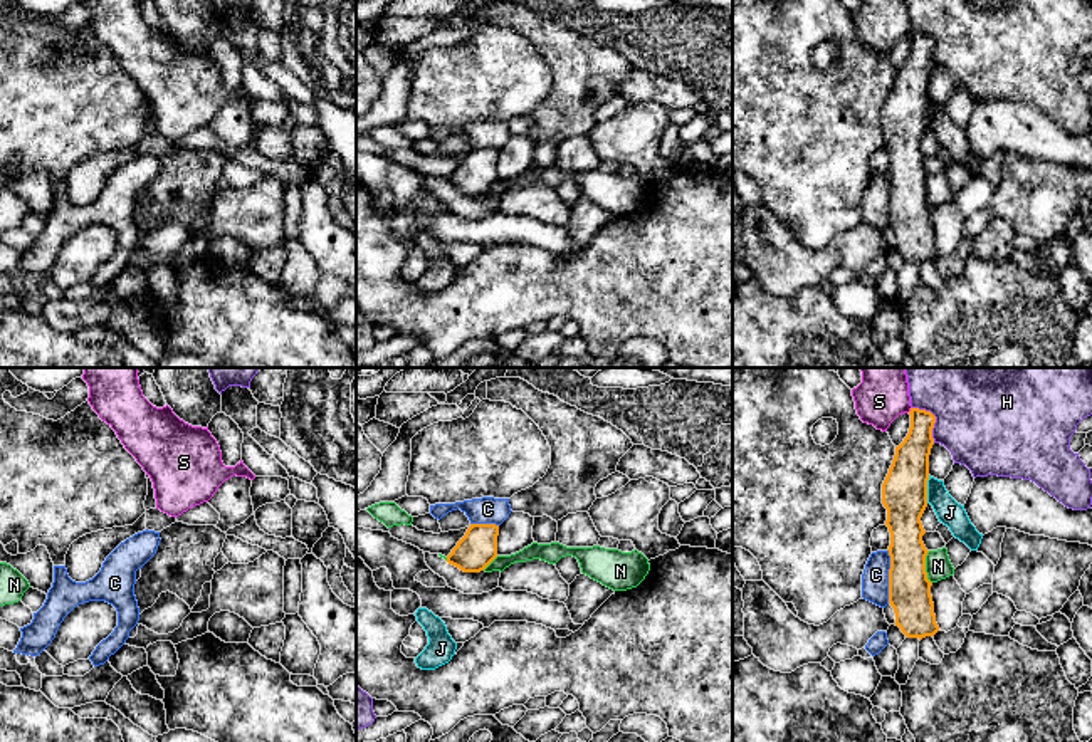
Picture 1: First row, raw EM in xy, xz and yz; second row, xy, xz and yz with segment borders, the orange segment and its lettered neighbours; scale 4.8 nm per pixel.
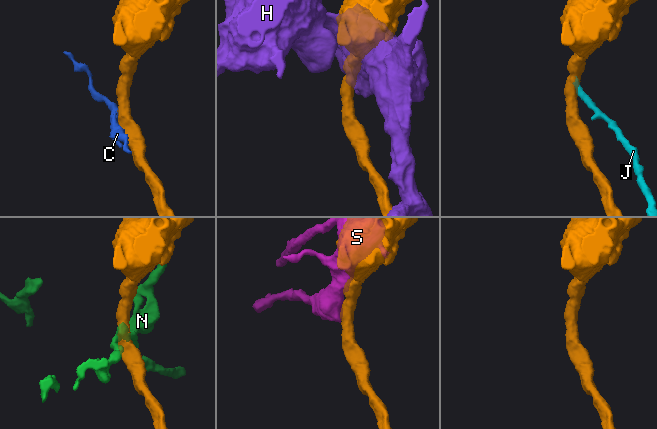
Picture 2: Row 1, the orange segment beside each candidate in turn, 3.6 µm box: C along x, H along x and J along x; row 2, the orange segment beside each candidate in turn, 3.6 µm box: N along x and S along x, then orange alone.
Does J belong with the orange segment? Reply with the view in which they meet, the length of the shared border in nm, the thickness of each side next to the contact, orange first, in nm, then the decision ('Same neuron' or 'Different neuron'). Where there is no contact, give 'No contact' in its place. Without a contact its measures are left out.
Touches orange in yz. Shared border 140 nm. Thickness 220 nm (orange) against 120 nm. Different neuron

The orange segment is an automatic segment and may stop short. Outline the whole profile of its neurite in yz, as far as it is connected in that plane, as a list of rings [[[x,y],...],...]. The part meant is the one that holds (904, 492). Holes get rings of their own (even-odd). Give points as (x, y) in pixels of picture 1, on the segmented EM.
[[[911,408],[911,428],[895,447],[889,473],[882,483],[885,525],[890,532],[889,603],[895,626],[907,638],[934,636],[939,631],[931,596],[932,583],[926,572],[927,549],[921,517],[927,507],[929,455],[934,445],[936,416]]]

